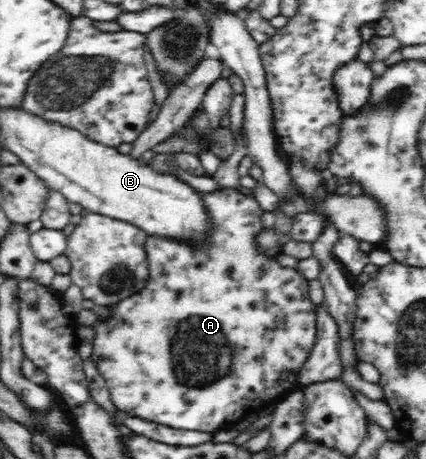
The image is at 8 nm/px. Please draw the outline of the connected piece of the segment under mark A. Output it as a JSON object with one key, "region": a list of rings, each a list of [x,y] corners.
{"region":[[[222,188],[215,190],[213,192],[206,192],[202,194],[202,198],[206,201],[206,207],[209,209],[209,213],[211,213],[212,224],[214,224],[214,233],[212,233],[212,237],[217,238],[218,243],[213,250],[203,249],[193,249],[191,245],[187,245],[187,243],[182,243],[180,241],[174,241],[172,238],[160,238],[158,236],[148,236],[145,241],[145,254],[147,255],[149,262],[149,278],[146,284],[146,287],[139,291],[138,294],[131,295],[126,299],[120,300],[118,303],[114,303],[112,306],[108,306],[113,313],[107,322],[101,322],[98,318],[92,323],[92,327],[94,328],[94,350],[92,351],[92,360],[94,360],[95,366],[99,371],[99,374],[102,375],[105,379],[106,387],[108,387],[108,391],[110,397],[112,398],[113,404],[117,407],[118,411],[123,413],[128,413],[128,416],[132,418],[142,418],[142,419],[150,419],[150,421],[154,421],[154,423],[159,423],[160,425],[166,425],[166,427],[172,427],[172,429],[188,429],[188,431],[203,431],[204,433],[215,434],[217,431],[222,431],[226,429],[236,428],[237,424],[245,417],[248,416],[251,412],[258,412],[260,409],[263,409],[273,403],[275,403],[279,399],[284,399],[288,393],[292,393],[294,389],[298,389],[301,387],[301,383],[298,382],[298,371],[302,369],[302,365],[306,363],[306,359],[310,357],[312,349],[314,348],[314,341],[316,341],[316,305],[312,303],[312,300],[309,296],[309,281],[302,277],[301,273],[298,273],[295,268],[283,267],[278,264],[278,260],[276,258],[268,258],[263,257],[262,253],[259,253],[257,249],[255,249],[253,243],[253,237],[257,234],[260,228],[262,228],[262,215],[265,213],[262,210],[260,204],[258,204],[258,199],[255,197],[248,197],[248,193],[246,195],[242,195],[242,193],[238,193],[238,189],[232,188]]]}

